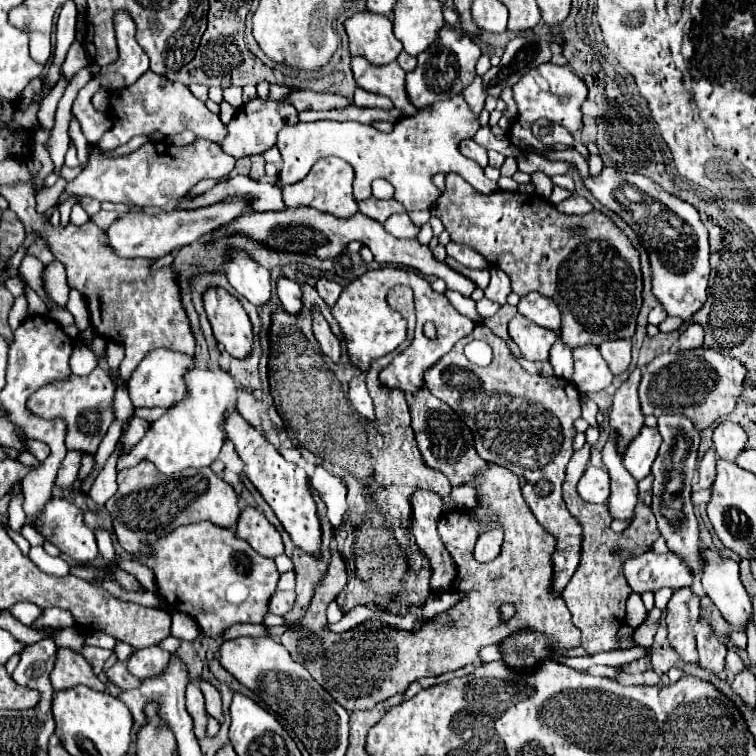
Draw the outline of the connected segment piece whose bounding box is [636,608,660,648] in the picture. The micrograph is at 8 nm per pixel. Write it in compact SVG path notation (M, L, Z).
M658 608L650 610L650 612L648 612L648 622L642 624L642 626L636 630L636 644L638 644L638 646L646 646L646 648L652 646L652 638L654 638L654 634L656 634L658 620L660 620L660 610L658 610Z

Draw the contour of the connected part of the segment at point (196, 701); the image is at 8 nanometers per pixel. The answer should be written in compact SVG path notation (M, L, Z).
M188 684L186 688L186 710L194 720L196 738L202 738L206 734L206 710L204 710L204 696L196 684Z

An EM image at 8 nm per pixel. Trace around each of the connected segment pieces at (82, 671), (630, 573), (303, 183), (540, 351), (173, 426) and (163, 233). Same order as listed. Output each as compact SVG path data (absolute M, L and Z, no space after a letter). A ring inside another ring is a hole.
M58 648L56 652L56 666L50 674L54 690L68 690L78 684L84 684L92 690L104 690L104 684L92 672L92 666L80 658L78 652L70 648Z
M644 552L640 556L632 556L624 562L624 576L630 588L638 594L658 592L660 588L678 590L690 586L694 580L690 570L672 552Z
M328 156L328 158L320 158L312 170L308 172L308 176L292 186L284 186L284 202L288 208L296 208L296 206L312 206L316 210L322 212L330 212L334 216L340 218L348 218L358 210L358 202L352 196L352 180L354 180L354 172L352 166L340 158Z
M516 314L512 318L508 332L510 332L510 338L518 344L522 356L532 362L548 362L550 348L558 340L556 332L544 330L544 328L528 322L528 318L524 318L520 314Z
M198 366L186 372L188 396L180 400L172 410L150 424L144 438L132 448L128 456L118 460L118 470L136 466L140 460L152 462L162 474L174 474L184 468L210 466L222 448L226 432L222 426L224 416L230 408L236 408L236 384L228 370L218 366L216 370L198 370Z
M230 198L224 202L218 202L214 206L198 208L198 210L172 210L172 212L158 212L158 214L134 214L128 212L120 216L110 228L108 228L108 244L114 248L114 252L122 258L152 258L158 260L184 244L192 244L200 236L220 228L222 224L232 222L242 214L242 210L248 208L248 202L242 198Z

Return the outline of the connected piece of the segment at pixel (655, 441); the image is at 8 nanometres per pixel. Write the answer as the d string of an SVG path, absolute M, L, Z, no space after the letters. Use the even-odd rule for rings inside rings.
M642 426L640 434L628 444L624 452L624 468L636 478L642 480L650 474L652 462L660 450L660 432L656 428Z

